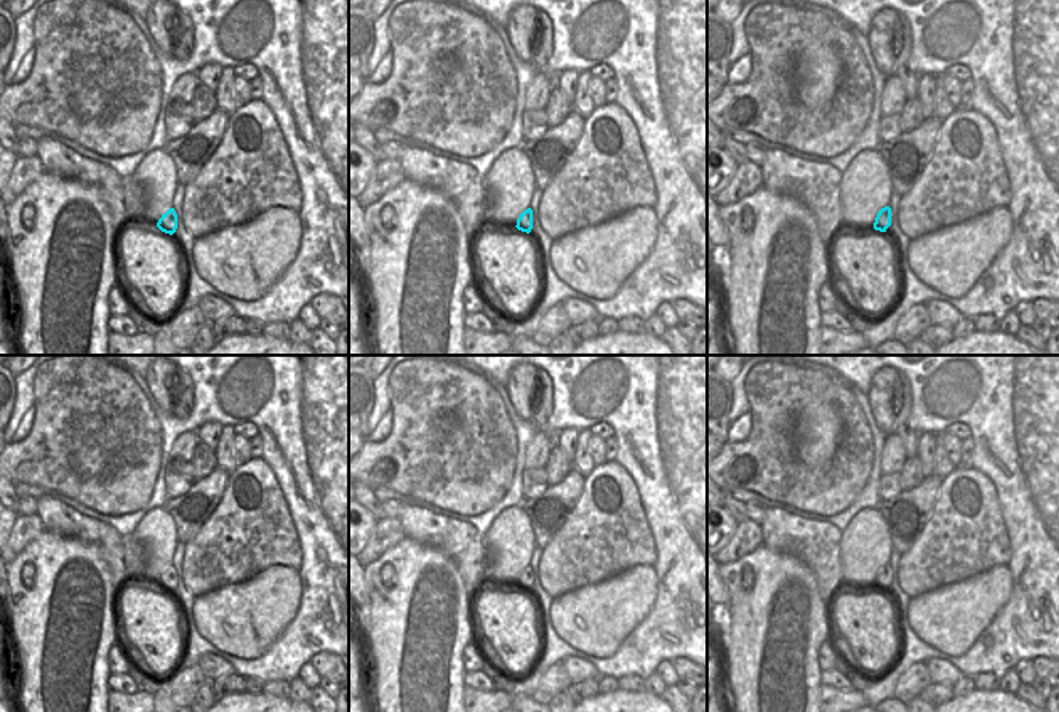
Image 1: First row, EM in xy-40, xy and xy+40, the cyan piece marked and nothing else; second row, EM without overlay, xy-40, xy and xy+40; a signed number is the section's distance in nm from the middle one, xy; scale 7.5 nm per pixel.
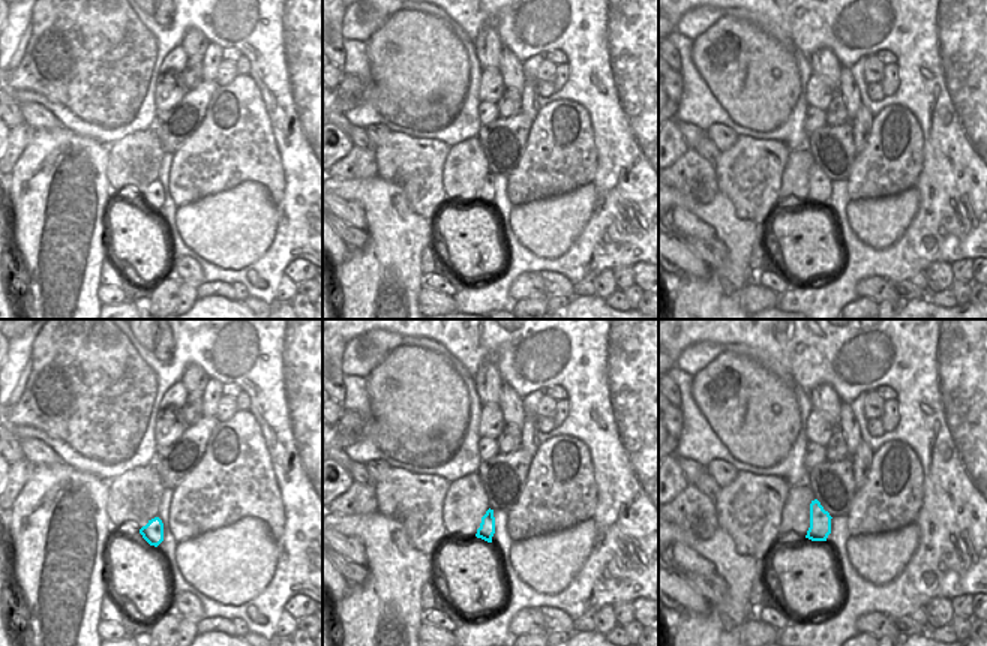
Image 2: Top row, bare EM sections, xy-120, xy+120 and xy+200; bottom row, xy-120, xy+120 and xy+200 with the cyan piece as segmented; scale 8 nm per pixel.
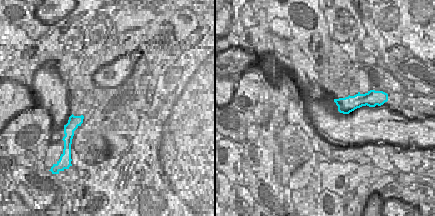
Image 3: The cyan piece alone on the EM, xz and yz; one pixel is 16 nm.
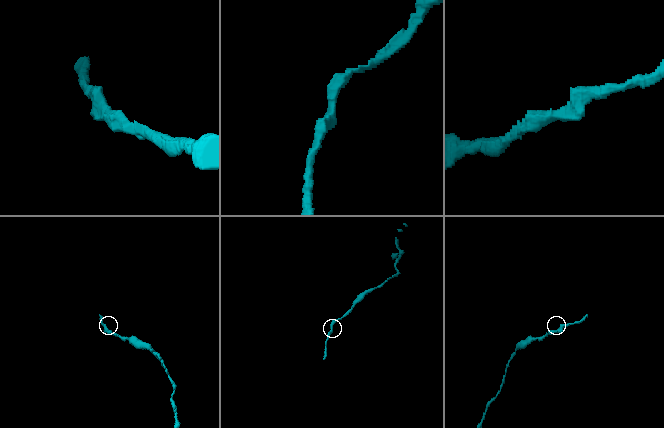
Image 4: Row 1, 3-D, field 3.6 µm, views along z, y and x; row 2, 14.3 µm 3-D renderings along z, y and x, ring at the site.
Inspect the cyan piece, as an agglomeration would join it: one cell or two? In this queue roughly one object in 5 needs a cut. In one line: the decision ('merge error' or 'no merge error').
no merge error

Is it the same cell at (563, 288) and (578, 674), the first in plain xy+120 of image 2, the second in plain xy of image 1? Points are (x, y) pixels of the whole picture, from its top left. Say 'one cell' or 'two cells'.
one cell

